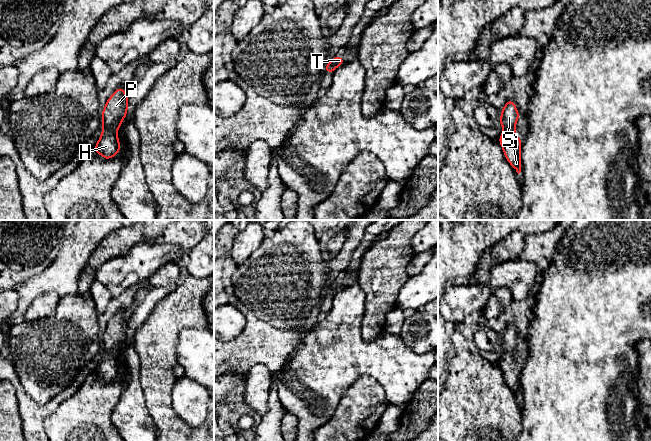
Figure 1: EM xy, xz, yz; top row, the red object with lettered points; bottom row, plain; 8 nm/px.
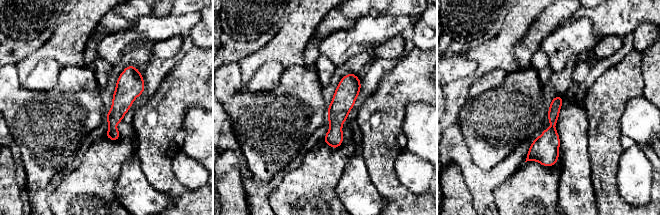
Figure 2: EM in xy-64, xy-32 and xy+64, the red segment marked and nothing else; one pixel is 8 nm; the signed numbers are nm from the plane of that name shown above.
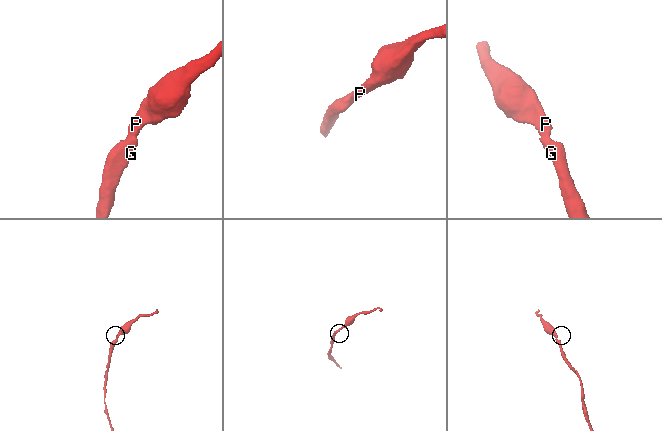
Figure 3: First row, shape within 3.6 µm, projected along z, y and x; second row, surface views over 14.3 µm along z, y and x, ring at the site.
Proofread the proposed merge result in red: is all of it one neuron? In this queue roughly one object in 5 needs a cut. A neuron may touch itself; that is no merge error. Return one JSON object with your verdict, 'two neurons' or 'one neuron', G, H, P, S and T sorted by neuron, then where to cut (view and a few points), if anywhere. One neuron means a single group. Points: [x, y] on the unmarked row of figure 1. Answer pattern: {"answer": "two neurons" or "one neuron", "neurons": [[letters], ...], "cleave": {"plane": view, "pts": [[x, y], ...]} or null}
{"answer": "one neuron", "neurons": [["G", "H", "P", "S", "T"]], "cleave": null}

